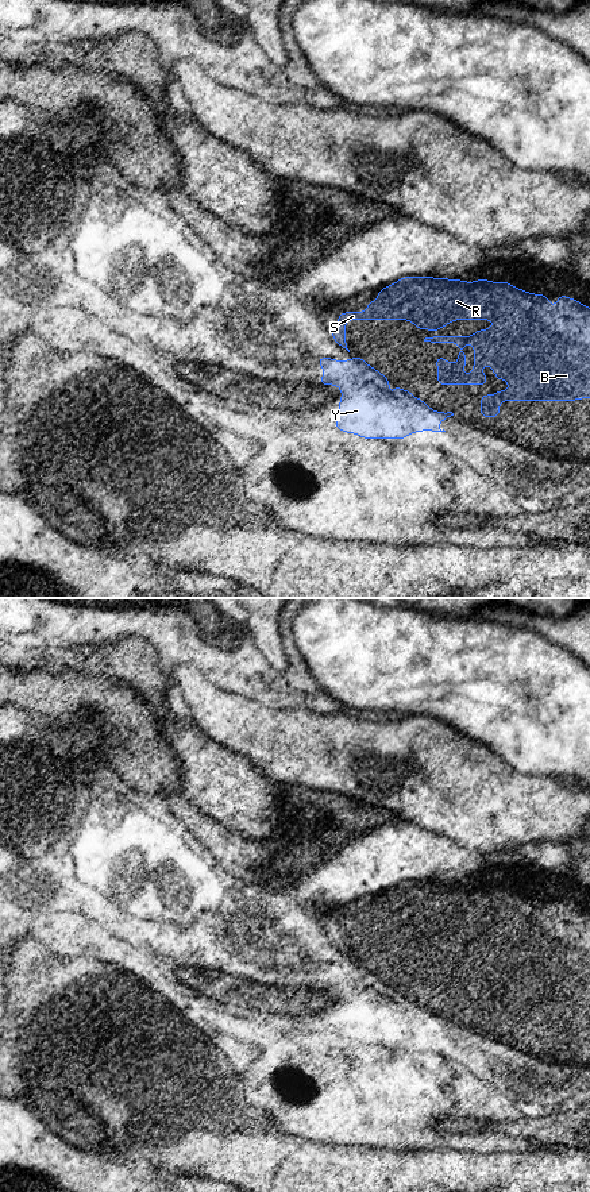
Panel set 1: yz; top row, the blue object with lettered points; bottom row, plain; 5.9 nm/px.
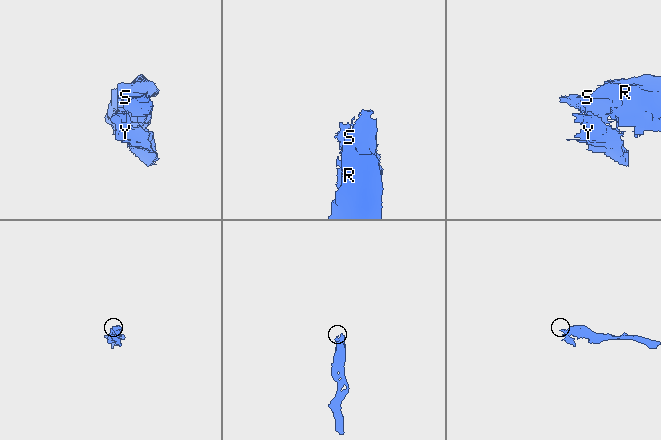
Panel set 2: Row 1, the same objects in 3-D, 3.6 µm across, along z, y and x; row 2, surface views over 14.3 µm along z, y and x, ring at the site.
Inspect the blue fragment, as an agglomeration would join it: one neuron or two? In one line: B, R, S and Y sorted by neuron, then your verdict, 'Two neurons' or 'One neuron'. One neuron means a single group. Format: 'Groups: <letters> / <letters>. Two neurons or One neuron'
Groups: B R S / Y. Two neurons

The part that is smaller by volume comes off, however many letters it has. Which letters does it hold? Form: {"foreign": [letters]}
{"foreign": ["Y"]}

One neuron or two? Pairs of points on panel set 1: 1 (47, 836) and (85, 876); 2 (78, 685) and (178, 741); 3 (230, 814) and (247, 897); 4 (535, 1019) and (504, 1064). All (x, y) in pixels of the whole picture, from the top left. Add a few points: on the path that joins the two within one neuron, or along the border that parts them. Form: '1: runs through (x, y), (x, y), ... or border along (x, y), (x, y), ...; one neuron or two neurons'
1: border along (85, 810), (81, 820), (65, 834); two neurons
2: border along (161, 730), (176, 760); two neurons
3: border along (207, 814), (242, 837), (265, 840); two neurons
4: border along (485, 1037), (543, 1064); two neurons

